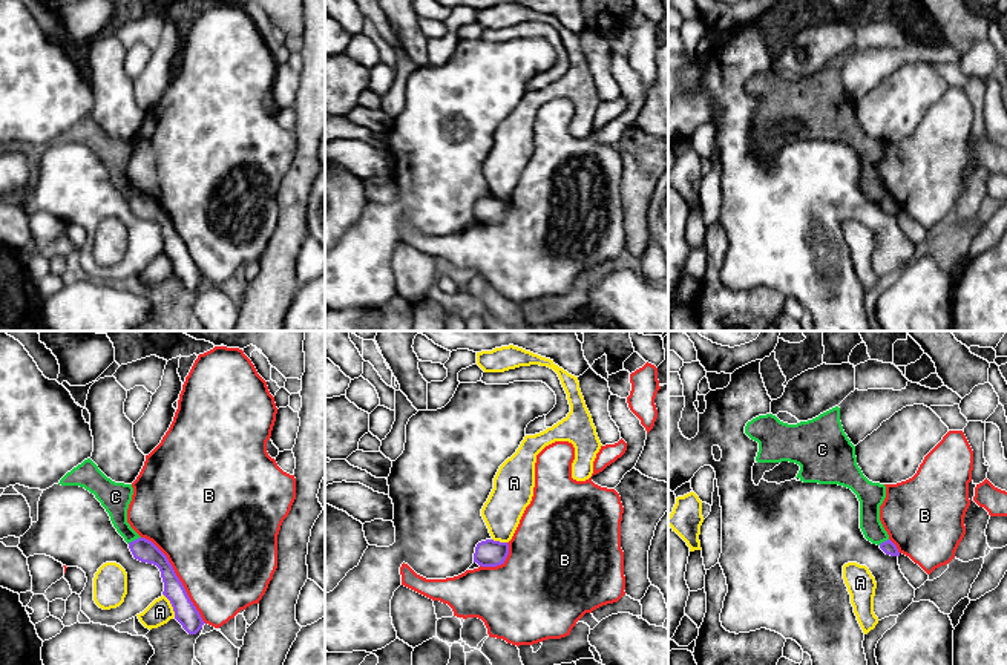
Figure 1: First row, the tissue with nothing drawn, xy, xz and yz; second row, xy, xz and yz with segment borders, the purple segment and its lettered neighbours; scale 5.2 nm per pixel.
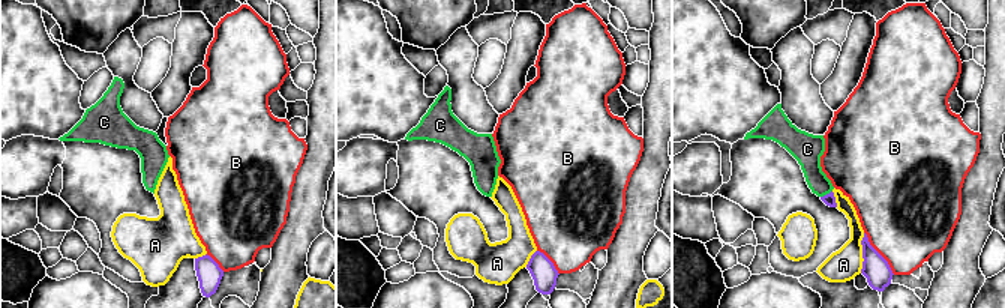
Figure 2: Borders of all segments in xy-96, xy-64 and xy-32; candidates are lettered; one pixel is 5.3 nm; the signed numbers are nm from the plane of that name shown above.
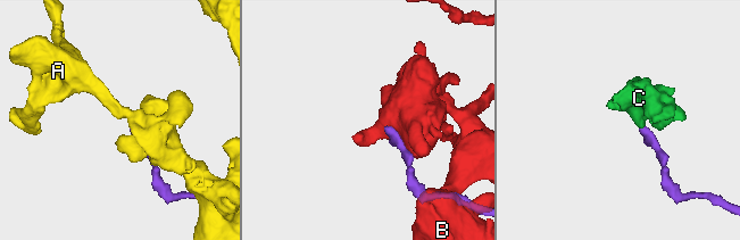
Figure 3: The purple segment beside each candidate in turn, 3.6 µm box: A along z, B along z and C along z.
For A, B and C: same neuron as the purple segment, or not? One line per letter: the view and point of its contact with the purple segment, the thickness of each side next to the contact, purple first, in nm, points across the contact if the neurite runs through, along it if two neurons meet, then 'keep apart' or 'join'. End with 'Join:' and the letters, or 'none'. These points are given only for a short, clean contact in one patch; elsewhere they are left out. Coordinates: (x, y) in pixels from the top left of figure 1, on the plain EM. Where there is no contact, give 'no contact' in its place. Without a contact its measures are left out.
A: xy (172, 262) | 120/140 nm | keep apart
B: xy (178, 235) | 120/500 nm | keep apart
C: xy (135, 196) | 120/160 nm | along xy (140, 193), (127, 199) | keep apart
Join: none

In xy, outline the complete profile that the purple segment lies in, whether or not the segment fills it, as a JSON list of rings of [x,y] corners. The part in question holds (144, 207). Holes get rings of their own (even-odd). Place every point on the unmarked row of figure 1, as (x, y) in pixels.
[[[138,195],[129,199],[129,205],[135,216],[153,221],[159,225],[164,239],[162,251],[170,257],[175,276],[189,291],[196,291],[205,279],[190,257],[167,213],[146,195]]]

